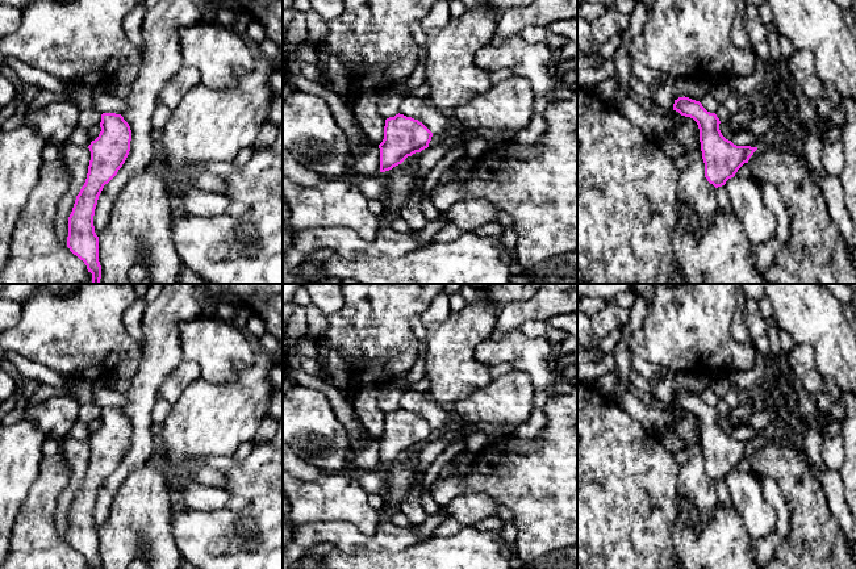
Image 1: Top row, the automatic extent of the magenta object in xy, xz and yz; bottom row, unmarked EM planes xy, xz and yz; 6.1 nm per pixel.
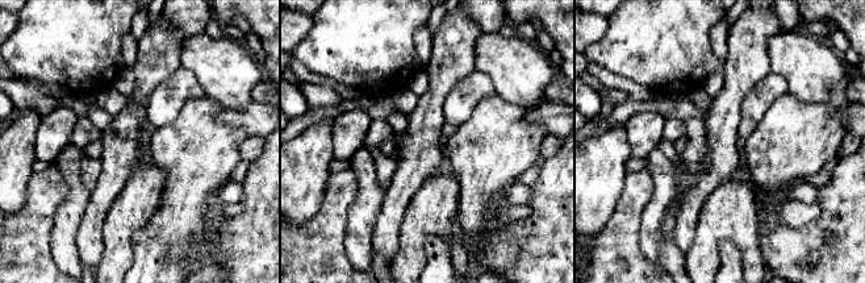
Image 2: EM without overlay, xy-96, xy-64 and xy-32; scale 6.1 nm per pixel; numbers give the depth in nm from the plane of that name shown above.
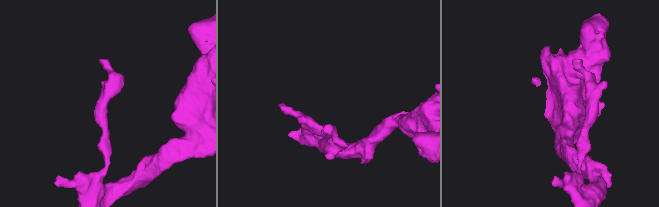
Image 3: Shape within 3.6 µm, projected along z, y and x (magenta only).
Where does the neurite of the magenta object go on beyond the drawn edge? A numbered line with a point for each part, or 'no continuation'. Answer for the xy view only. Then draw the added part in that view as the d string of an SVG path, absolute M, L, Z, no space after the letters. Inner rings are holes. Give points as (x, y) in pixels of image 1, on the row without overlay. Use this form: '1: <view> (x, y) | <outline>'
no continuation

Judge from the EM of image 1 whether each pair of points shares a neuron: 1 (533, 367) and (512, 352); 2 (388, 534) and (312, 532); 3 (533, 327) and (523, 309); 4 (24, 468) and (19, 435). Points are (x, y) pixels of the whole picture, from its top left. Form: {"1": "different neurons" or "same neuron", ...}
{"1": "same neuron", "2": "same neuron", "3": "different neurons", "4": "same neuron"}

